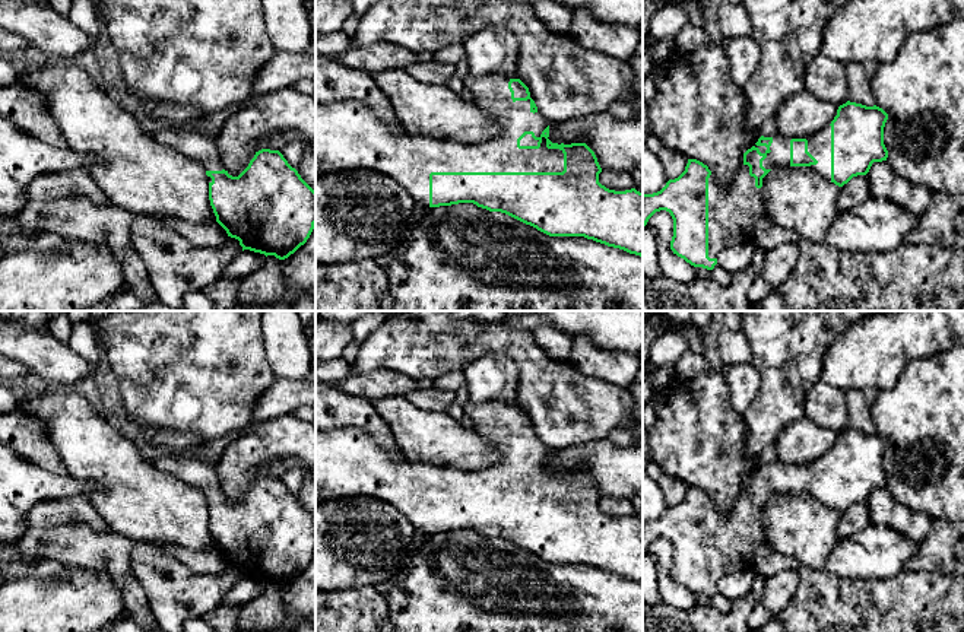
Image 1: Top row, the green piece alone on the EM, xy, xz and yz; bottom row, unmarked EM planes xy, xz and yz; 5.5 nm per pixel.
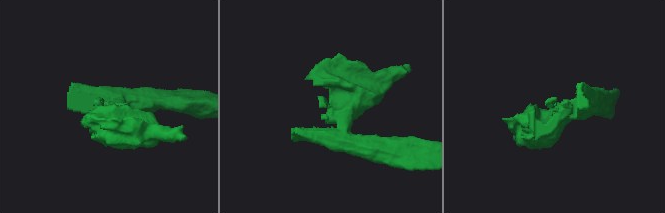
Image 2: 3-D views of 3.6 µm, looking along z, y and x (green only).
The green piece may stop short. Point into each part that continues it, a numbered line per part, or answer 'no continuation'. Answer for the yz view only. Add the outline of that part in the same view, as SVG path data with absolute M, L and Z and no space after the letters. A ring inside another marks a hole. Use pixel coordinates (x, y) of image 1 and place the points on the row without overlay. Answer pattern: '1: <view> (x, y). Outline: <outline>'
1: yz (733, 537). Outline: M742 492L729 514L708 505L708 584L735 571L754 566L757 549L765 543L762 514L755 514L749 493Z

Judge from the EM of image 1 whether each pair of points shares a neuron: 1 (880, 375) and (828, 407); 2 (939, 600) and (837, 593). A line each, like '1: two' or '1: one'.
1: two
2: one

